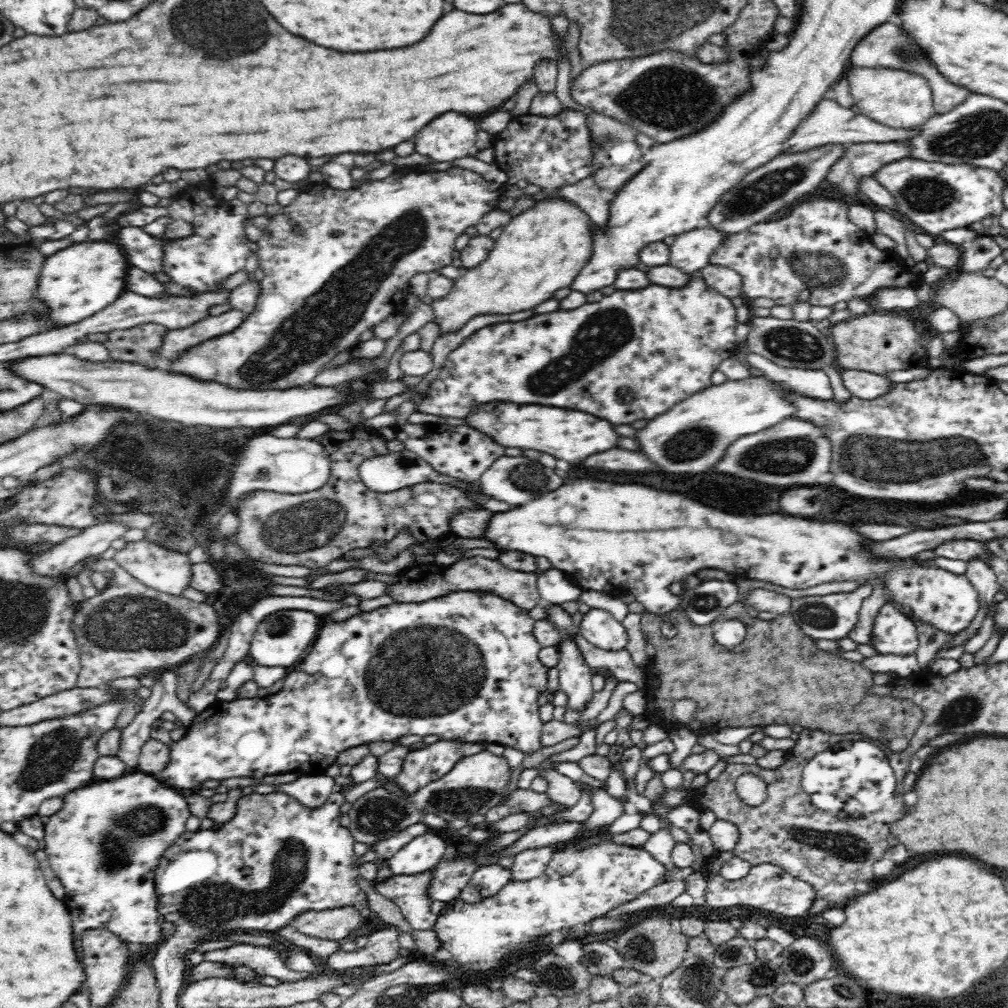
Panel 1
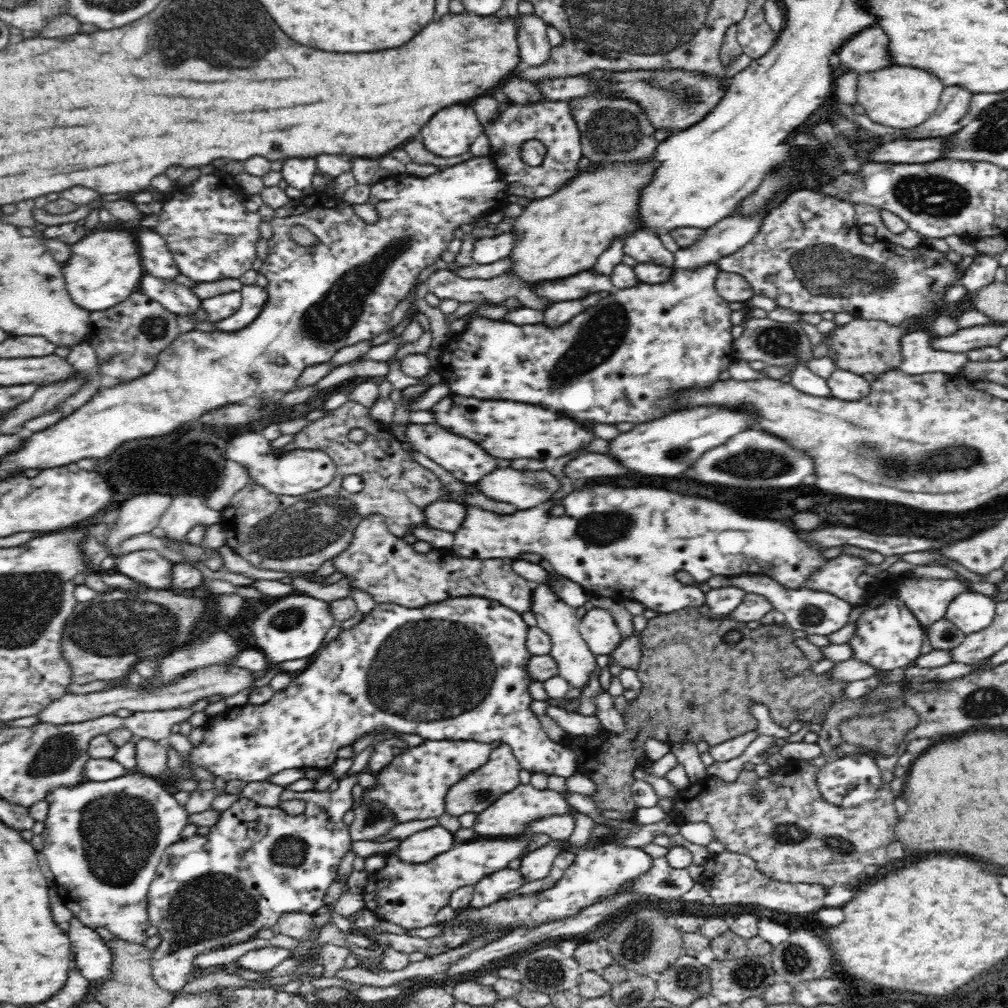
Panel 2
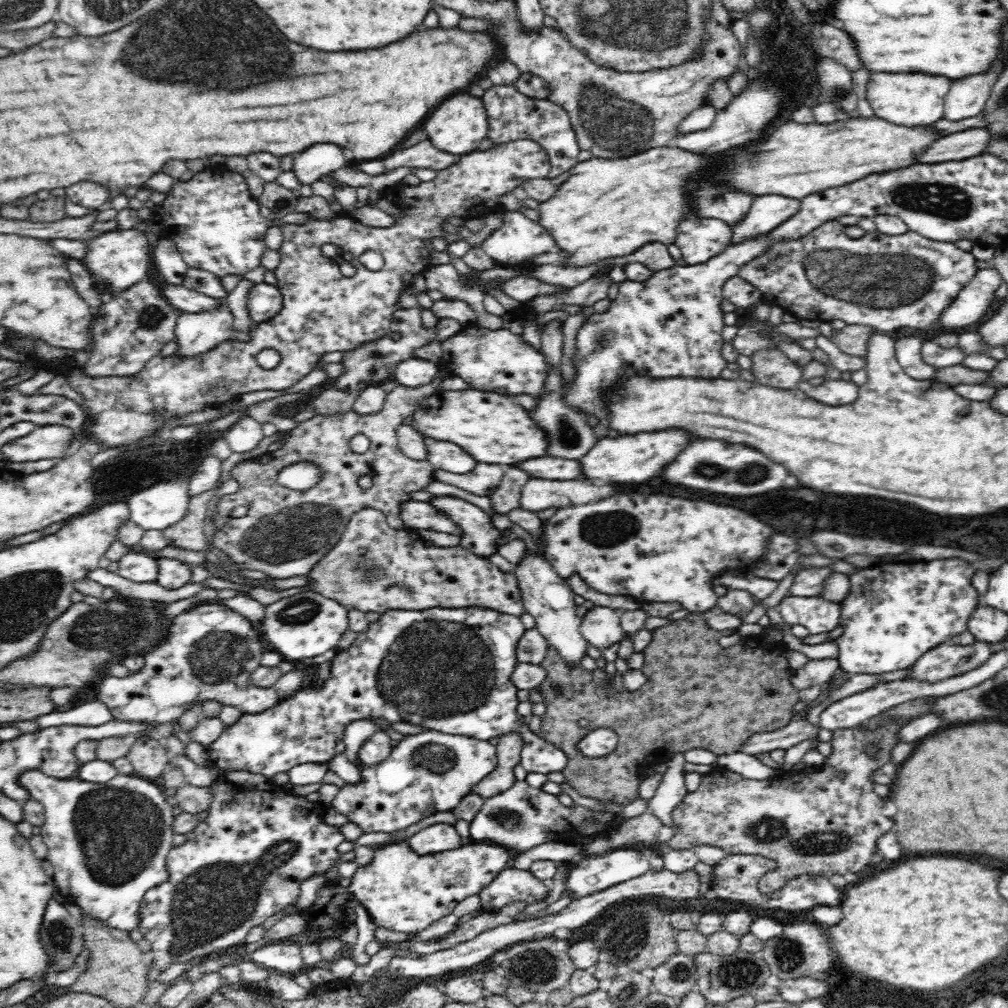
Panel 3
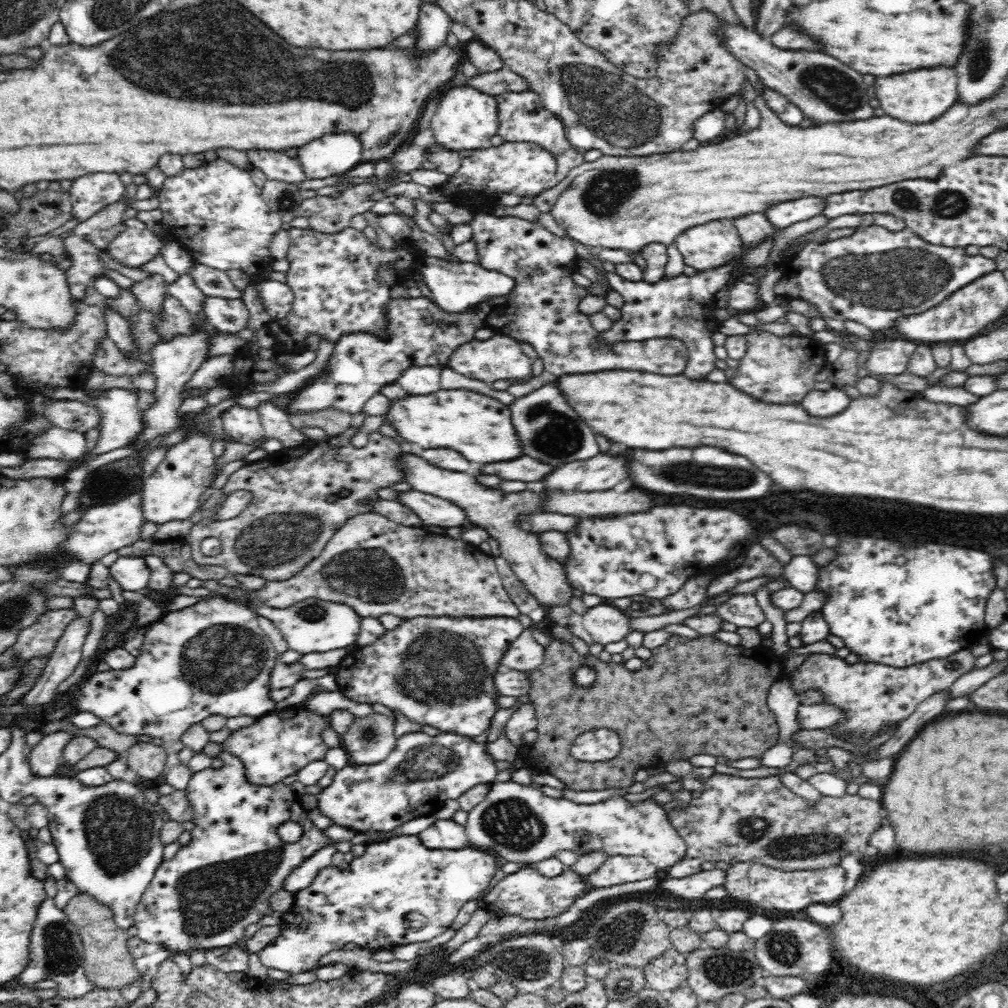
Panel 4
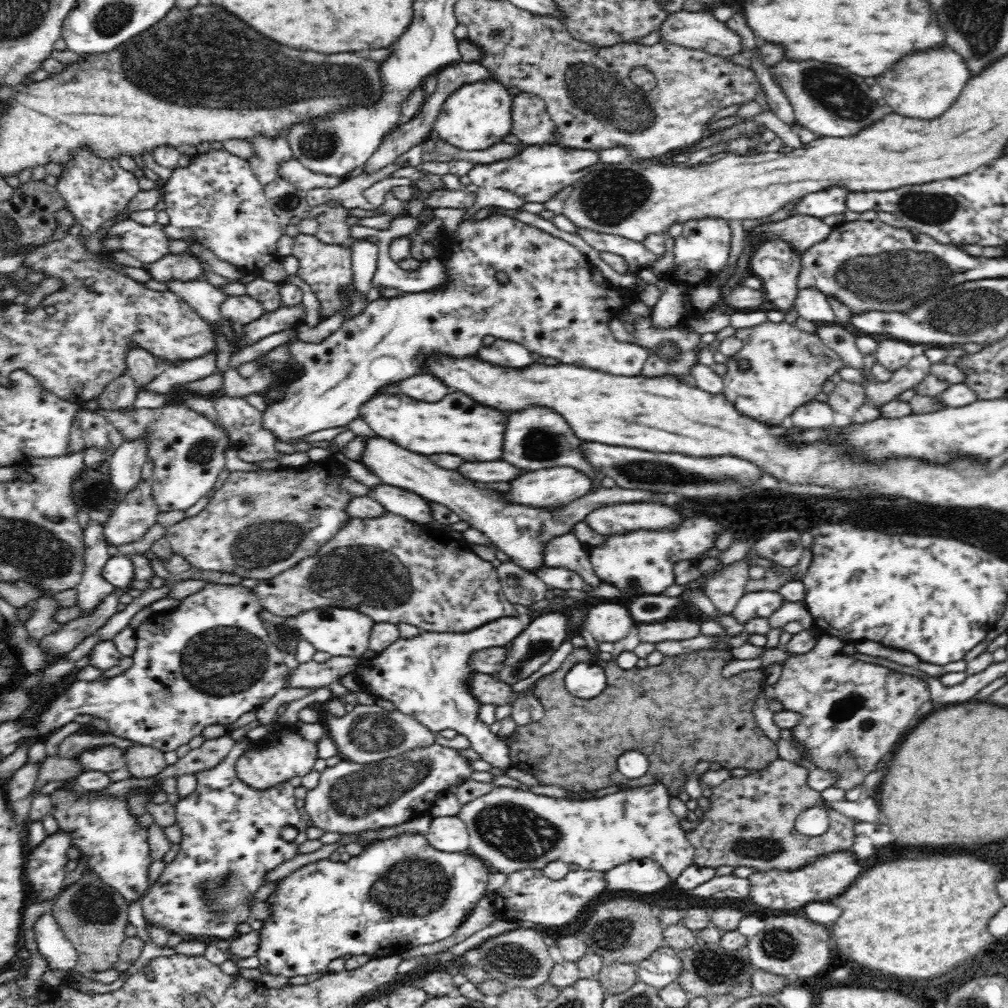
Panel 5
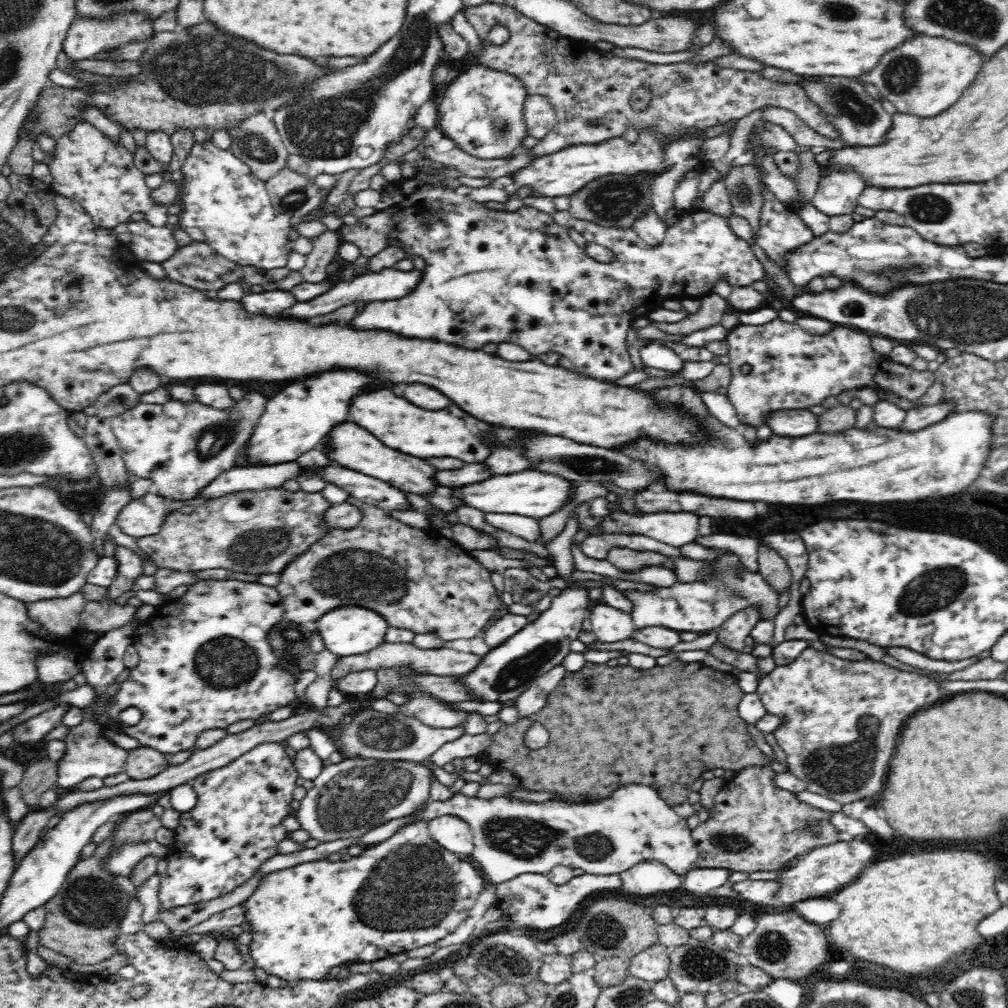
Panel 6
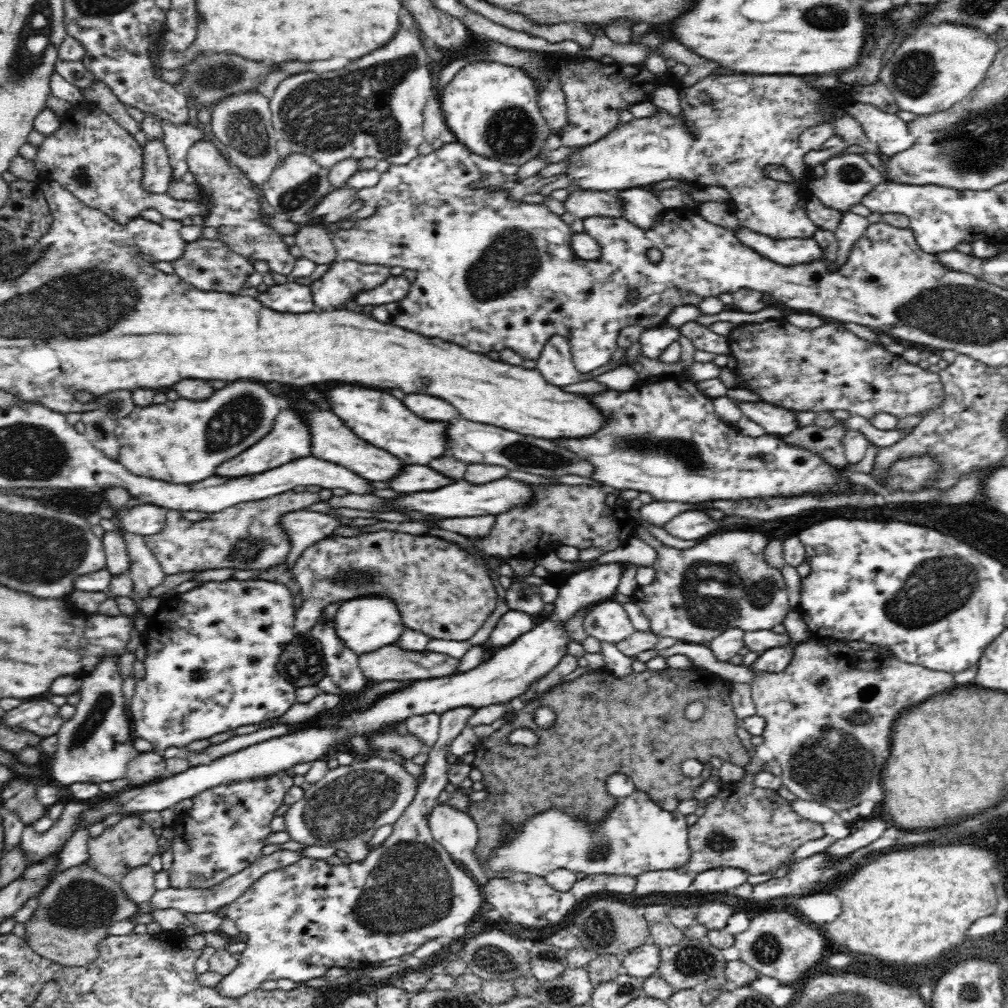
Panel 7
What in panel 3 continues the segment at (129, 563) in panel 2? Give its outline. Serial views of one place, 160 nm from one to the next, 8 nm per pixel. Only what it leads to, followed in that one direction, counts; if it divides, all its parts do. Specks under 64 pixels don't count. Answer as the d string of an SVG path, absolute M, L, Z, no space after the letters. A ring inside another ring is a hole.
M126 553L118 561L117 574L139 583L155 582L158 575L156 558L144 553Z

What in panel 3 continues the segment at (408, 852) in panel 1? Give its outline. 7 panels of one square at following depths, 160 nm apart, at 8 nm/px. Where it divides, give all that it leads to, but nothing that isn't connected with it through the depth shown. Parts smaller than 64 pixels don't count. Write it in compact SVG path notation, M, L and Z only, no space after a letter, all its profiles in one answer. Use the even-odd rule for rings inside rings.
M434 823L409 840L410 849L420 856L455 850L465 843L455 825L449 823Z

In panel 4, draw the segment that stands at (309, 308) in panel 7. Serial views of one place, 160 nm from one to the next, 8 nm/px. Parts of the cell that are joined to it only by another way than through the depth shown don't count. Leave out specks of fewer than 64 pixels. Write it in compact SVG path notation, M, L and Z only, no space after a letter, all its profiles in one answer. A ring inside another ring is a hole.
M208 297L204 302L204 312L212 326L221 332L240 333L247 329L251 319L242 299Z

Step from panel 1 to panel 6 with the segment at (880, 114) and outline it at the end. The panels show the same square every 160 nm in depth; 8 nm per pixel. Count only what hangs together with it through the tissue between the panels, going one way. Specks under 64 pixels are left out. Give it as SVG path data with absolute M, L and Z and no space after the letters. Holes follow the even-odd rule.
M916 34L912 40L906 40L906 44L882 56L872 72L856 80L862 84L874 84L881 96L896 106L898 113L928 118L942 114L963 95L985 59L984 54L969 44L960 44L945 36Z

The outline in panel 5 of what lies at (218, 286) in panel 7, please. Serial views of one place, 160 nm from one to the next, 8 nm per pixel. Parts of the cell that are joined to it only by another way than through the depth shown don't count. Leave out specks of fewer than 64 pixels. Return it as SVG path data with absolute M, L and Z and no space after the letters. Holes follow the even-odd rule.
M186 250L180 254L168 253L158 262L148 265L151 278L158 282L181 280L182 282L206 281L207 273L202 267L202 260Z

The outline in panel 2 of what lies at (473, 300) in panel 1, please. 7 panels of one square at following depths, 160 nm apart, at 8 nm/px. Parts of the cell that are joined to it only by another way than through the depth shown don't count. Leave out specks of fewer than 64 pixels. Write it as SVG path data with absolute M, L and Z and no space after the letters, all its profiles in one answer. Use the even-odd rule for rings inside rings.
M656 155L646 160L604 162L590 171L576 174L554 194L531 200L513 224L513 228L521 235L510 253L510 258L514 260L511 270L517 272L532 288L532 285L544 280L562 279L588 271L616 239L625 240L630 233L648 231L639 215L639 200L641 190L651 183L656 169L660 167L659 162Z

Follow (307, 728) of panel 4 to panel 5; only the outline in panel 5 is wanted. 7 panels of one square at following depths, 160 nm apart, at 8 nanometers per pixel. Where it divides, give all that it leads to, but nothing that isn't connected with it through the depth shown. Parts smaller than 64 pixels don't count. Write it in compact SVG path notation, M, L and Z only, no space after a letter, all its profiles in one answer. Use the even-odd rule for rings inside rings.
M281 725L280 731L273 737L264 740L264 743L257 749L246 751L237 760L236 773L238 779L244 781L246 785L257 790L265 790L290 781L294 777L304 777L310 774L314 771L314 765L318 759L318 749L316 749L315 742L300 737L293 725Z

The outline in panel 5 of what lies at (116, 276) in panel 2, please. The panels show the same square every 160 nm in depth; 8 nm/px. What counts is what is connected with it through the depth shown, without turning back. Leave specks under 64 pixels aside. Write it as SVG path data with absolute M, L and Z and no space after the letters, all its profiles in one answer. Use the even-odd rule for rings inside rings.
M160 223L146 226L140 224L138 228L126 232L121 236L121 250L134 256L145 265L158 262L163 256L170 253L170 239L164 233L164 225Z

